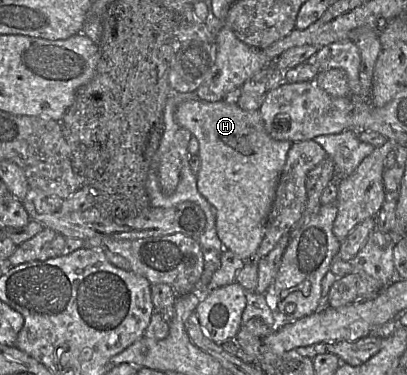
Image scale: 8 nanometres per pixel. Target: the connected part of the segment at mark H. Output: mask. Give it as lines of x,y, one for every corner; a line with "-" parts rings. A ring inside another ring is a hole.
190,99
180,103
175,110
177,124
187,129
199,142
198,155
201,167
196,175
197,187
201,195
215,210
216,231
224,249
228,249
241,259
256,259
275,199
280,174
286,163
291,141
276,140
265,129
259,111
245,111
237,104
228,104
224,100
205,102

